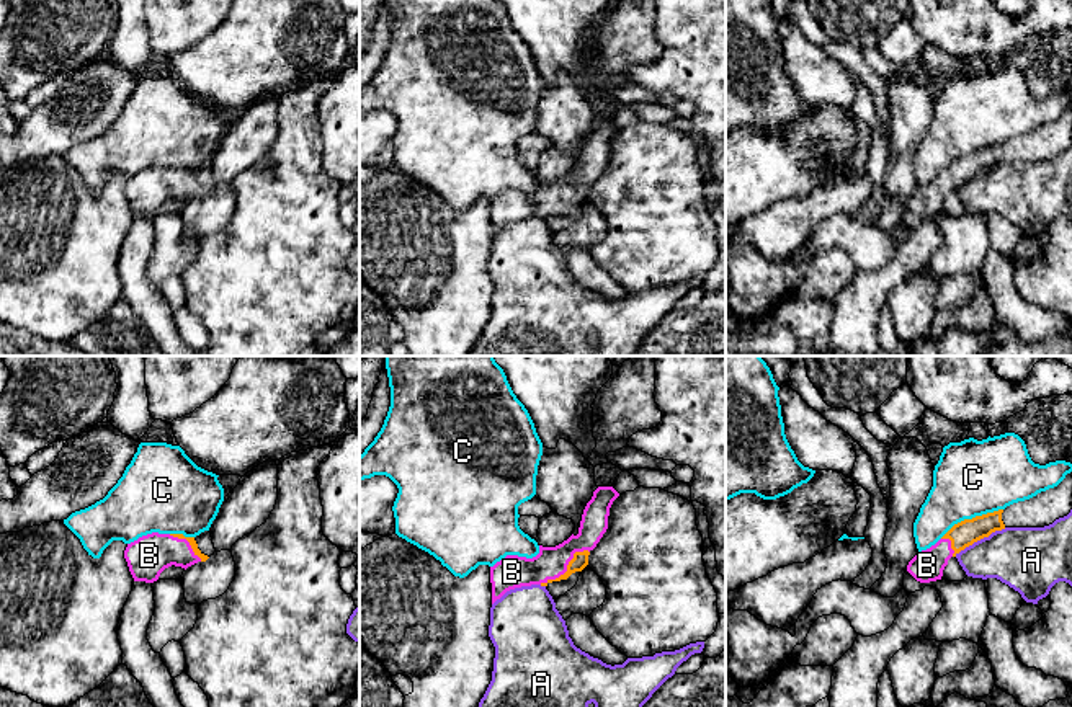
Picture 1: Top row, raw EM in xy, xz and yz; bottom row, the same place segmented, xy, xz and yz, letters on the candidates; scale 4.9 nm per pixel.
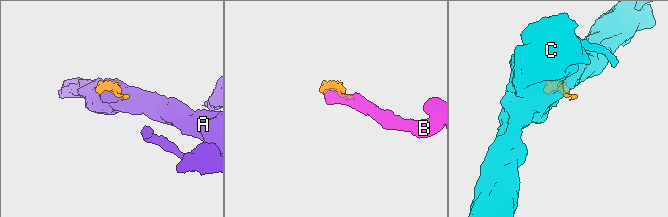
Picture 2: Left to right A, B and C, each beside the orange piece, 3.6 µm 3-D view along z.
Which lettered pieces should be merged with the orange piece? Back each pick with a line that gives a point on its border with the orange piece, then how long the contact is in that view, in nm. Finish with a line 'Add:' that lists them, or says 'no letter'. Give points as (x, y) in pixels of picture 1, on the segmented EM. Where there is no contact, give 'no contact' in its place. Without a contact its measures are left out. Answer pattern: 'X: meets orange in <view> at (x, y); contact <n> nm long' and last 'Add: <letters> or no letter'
B: meets orange in xz at (567, 569); contact 300 nm long
Add: B

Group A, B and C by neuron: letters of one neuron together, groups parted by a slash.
A / B / C

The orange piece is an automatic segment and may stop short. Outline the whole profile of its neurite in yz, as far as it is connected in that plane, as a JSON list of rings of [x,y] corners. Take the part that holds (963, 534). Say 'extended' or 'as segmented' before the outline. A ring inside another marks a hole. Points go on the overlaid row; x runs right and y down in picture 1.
extended | [[[1072,472],[1057,487],[1030,500],[954,524],[935,545],[918,552],[909,562],[907,571],[920,583],[941,580],[951,557],[992,532],[1005,527],[1044,527],[1067,516],[1070,509]]]

